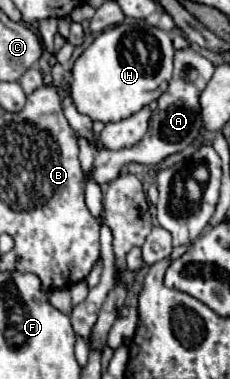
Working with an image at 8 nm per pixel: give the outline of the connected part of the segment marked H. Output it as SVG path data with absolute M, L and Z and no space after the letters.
M143 21L121 23L97 35L73 65L71 97L79 113L91 121L117 123L157 101L169 87L173 71L173 41L159 27Z

